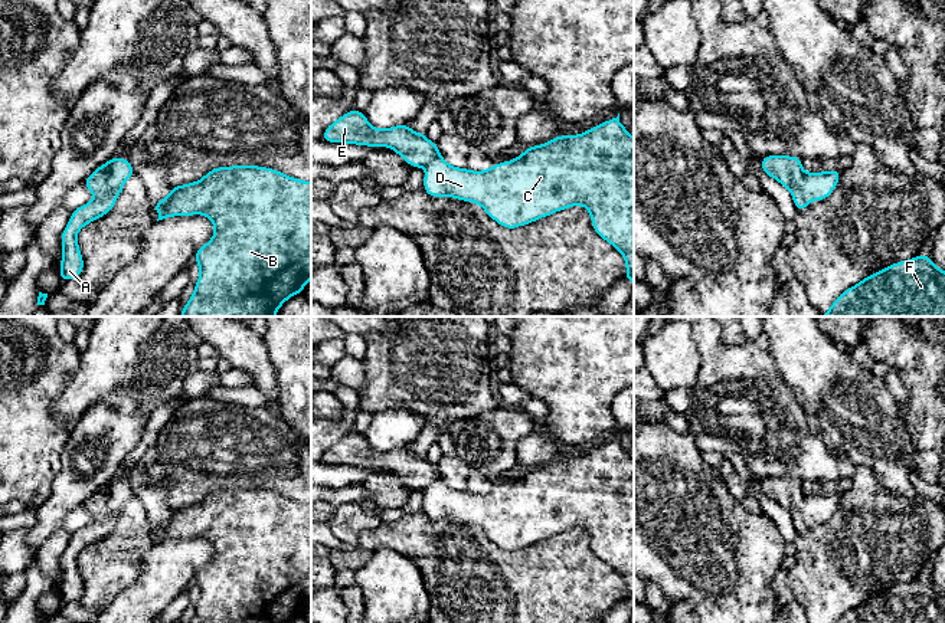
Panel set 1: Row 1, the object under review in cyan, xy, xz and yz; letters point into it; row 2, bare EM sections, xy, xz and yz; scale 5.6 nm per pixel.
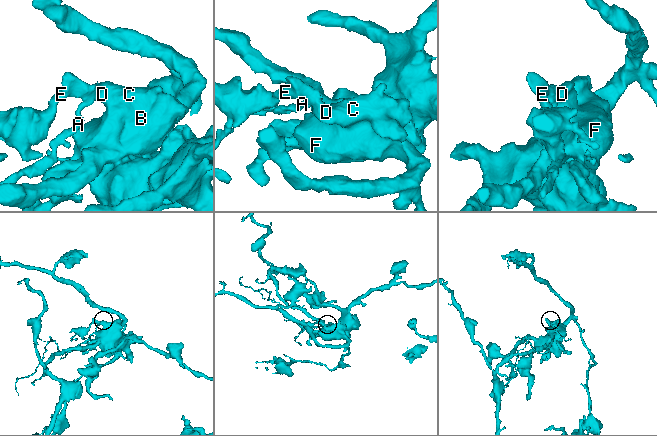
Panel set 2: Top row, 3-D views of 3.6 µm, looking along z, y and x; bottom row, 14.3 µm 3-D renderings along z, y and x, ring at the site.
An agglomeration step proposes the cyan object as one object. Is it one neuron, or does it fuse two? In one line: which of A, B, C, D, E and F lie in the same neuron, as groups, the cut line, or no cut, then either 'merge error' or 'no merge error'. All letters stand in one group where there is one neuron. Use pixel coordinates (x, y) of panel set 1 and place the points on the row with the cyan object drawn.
A B C D E F | no cut | no merge error

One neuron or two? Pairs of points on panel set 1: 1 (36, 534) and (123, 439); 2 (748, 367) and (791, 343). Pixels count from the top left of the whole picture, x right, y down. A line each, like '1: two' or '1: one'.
1: one
2: two

